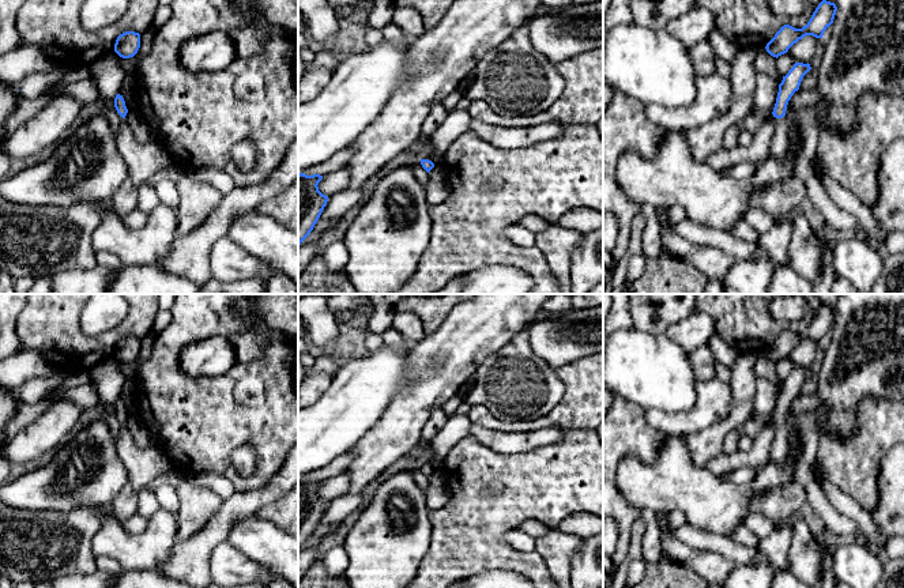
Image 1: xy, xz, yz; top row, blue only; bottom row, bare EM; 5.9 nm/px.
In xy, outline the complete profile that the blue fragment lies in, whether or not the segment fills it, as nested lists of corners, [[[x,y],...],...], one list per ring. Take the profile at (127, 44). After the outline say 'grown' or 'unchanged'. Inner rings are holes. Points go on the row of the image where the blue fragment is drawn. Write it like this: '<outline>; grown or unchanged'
[[[125,31],[120,34],[114,44],[114,52],[123,57],[133,57],[140,48],[140,34],[135,31]]]; unchanged

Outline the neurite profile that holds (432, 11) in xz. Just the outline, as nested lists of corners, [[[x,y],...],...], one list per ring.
[[[393,0],[393,8],[415,8],[422,19],[425,30],[433,29],[449,11],[456,0]]]

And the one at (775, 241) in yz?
[[[794,220],[773,223],[766,231],[760,234],[757,244],[761,246],[769,260],[776,265],[788,263],[788,246],[792,240]]]

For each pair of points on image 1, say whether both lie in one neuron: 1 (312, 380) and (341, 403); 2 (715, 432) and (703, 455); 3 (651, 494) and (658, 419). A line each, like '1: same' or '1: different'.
1: different
2: same
3: different

